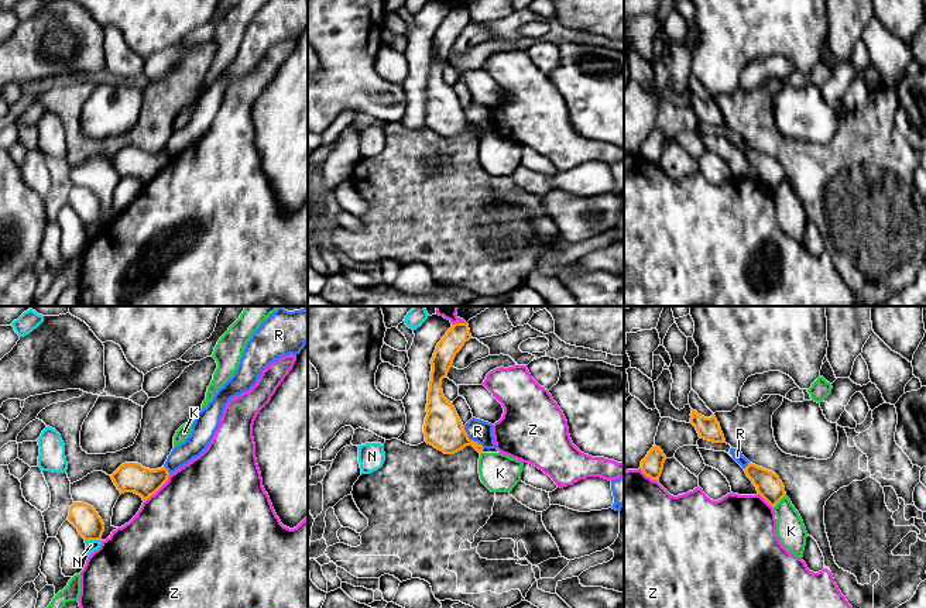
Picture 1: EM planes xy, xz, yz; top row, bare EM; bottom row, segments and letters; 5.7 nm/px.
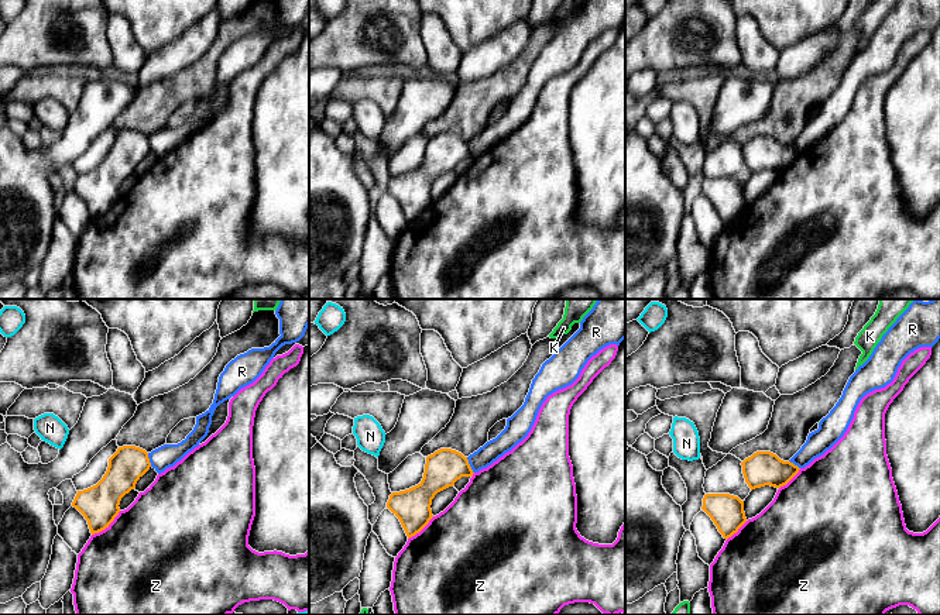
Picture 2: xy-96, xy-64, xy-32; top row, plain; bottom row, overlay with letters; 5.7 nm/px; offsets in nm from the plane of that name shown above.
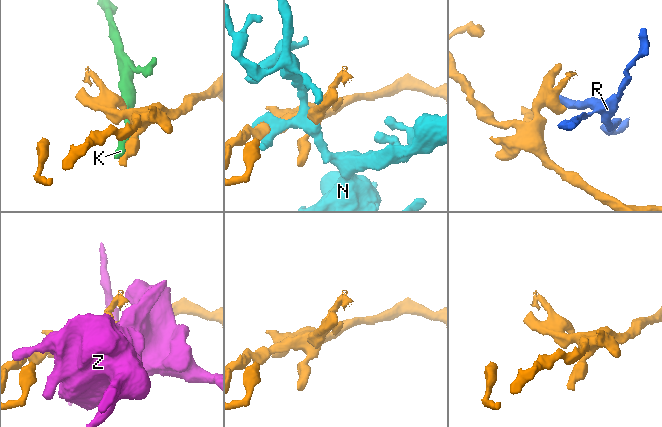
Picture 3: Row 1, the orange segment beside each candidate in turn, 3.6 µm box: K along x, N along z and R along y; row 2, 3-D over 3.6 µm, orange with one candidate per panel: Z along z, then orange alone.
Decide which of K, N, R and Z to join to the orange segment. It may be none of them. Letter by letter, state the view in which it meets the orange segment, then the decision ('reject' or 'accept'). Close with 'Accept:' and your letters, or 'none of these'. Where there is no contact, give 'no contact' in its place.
K: yz | reject
N: xy | reject
R: xz | reject
Z: xy | reject
Accept: none of these

